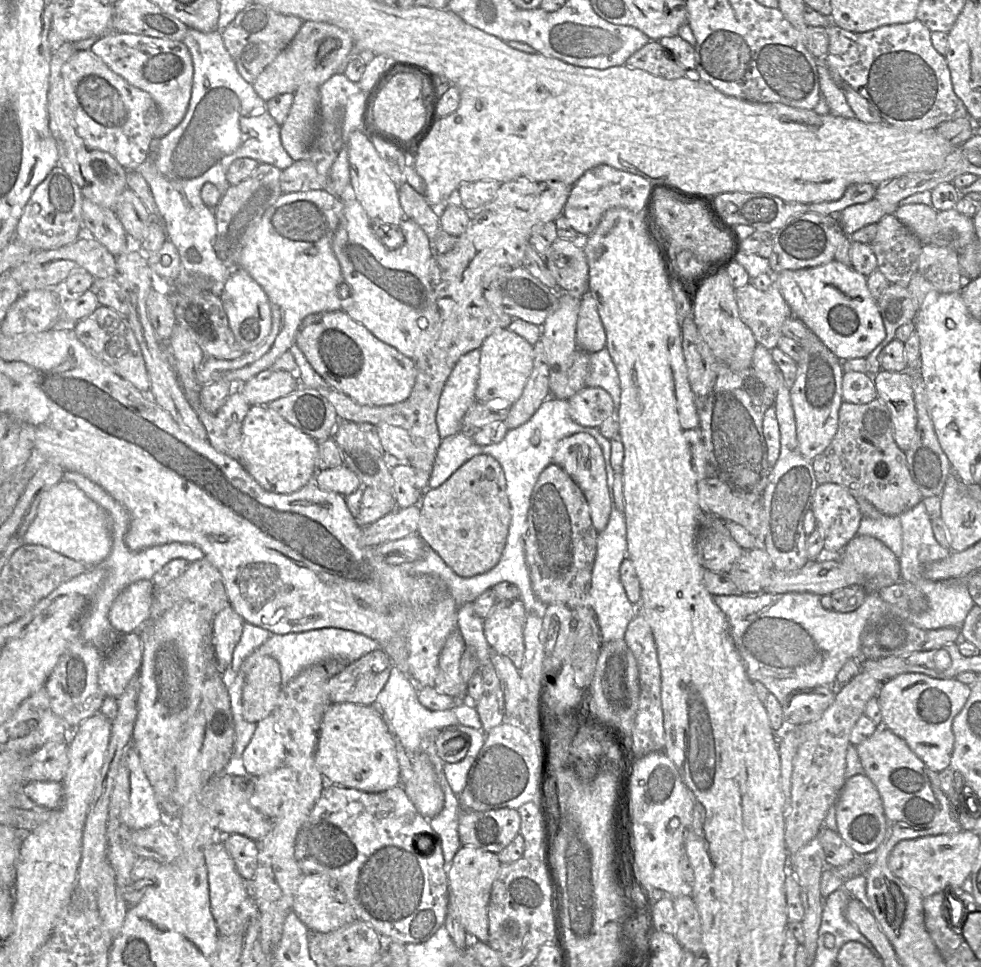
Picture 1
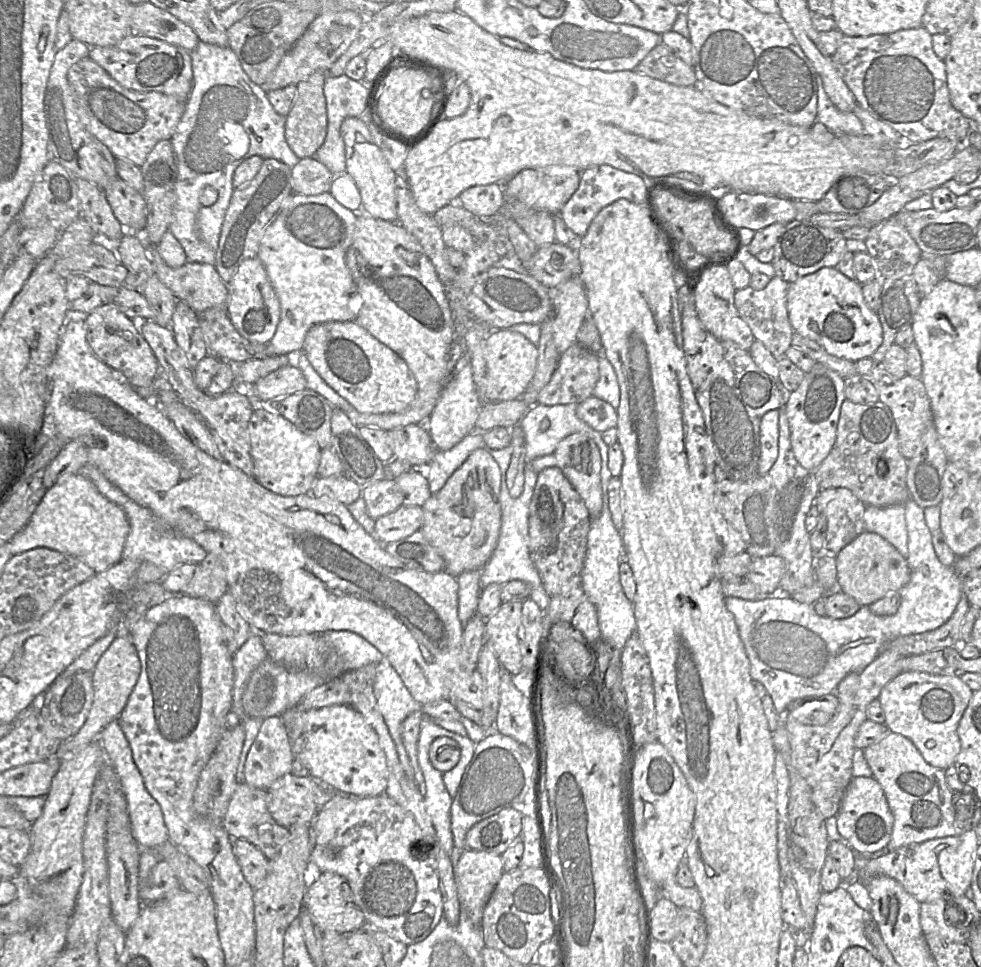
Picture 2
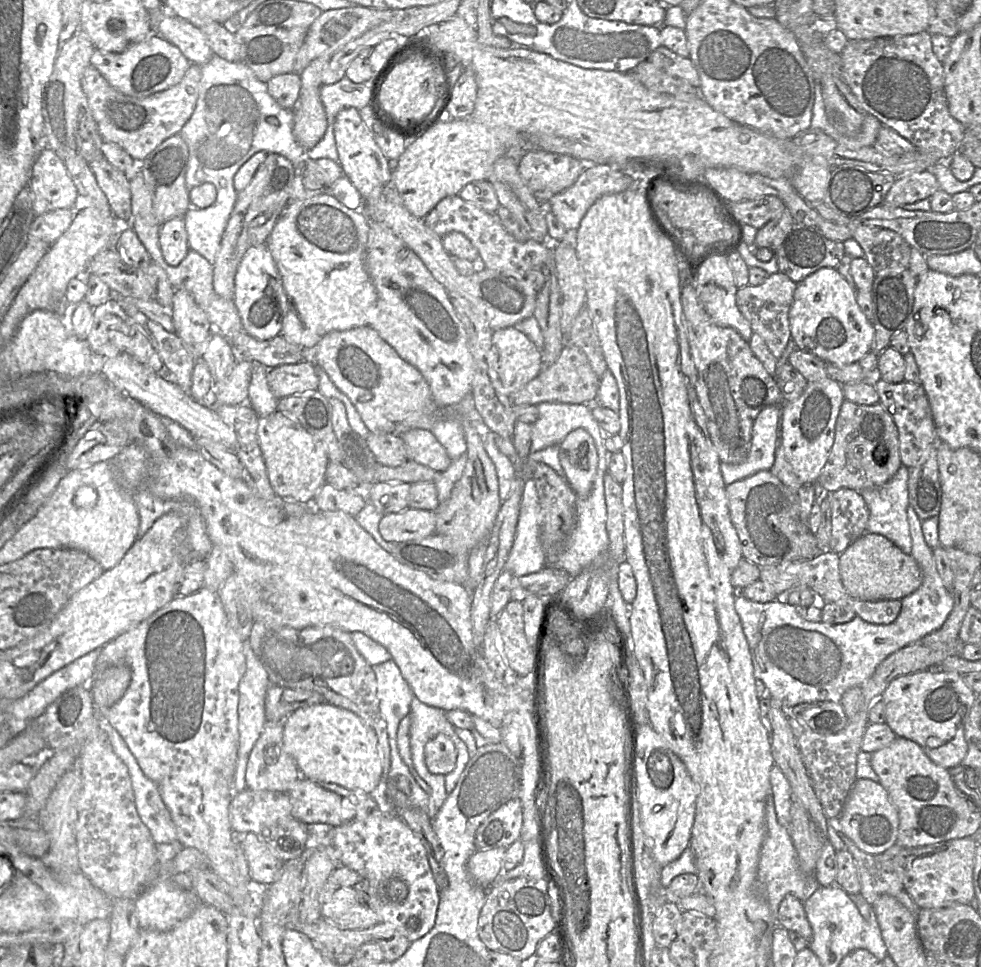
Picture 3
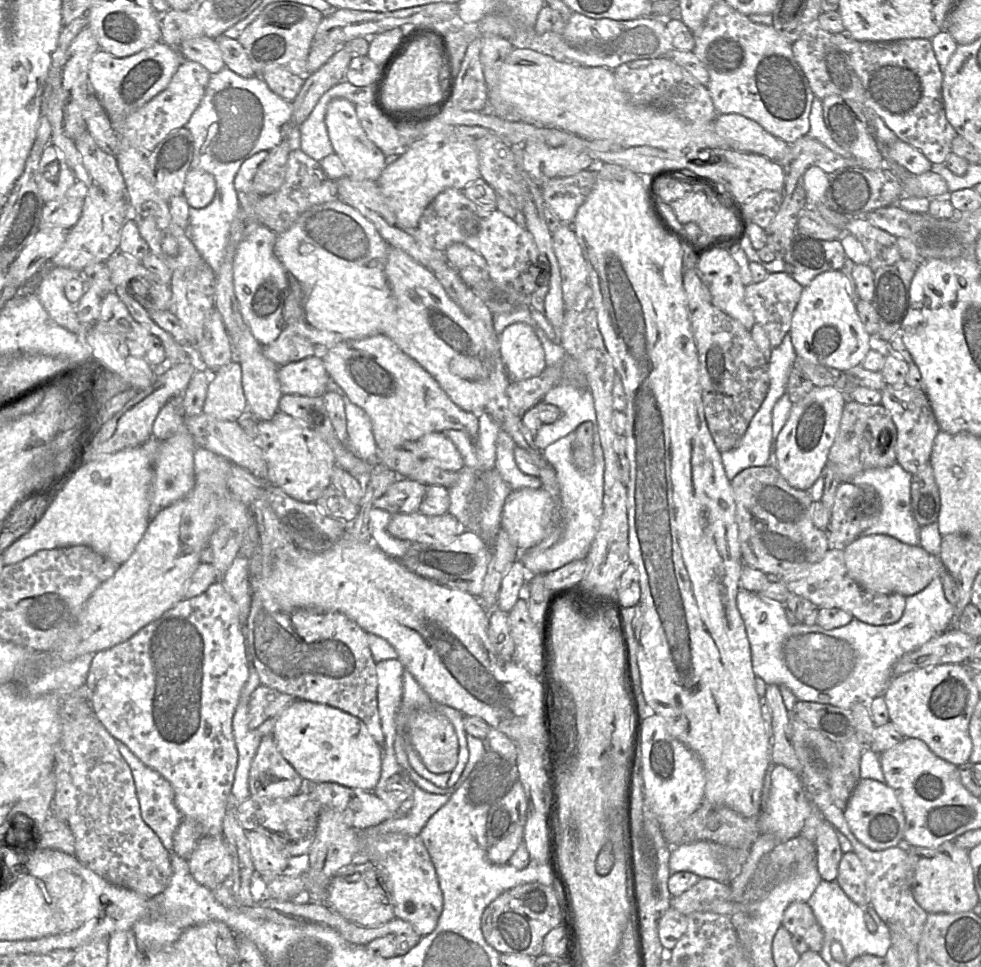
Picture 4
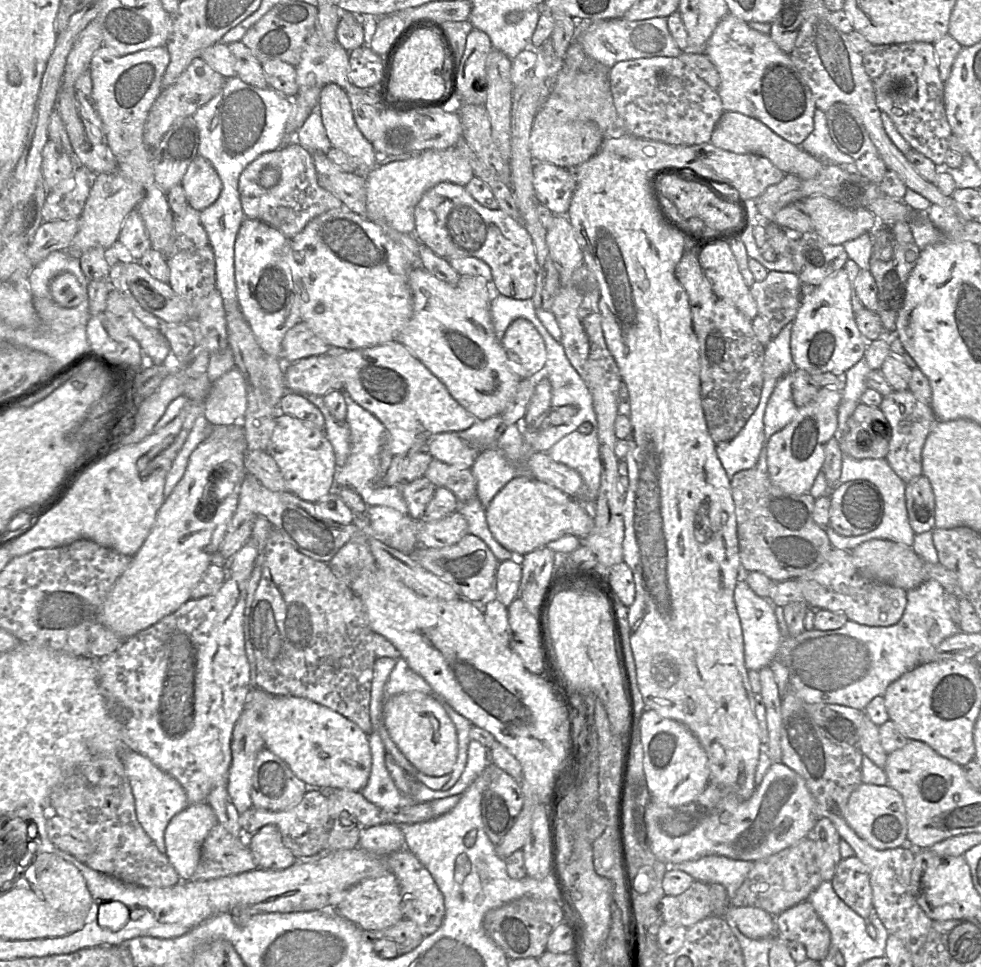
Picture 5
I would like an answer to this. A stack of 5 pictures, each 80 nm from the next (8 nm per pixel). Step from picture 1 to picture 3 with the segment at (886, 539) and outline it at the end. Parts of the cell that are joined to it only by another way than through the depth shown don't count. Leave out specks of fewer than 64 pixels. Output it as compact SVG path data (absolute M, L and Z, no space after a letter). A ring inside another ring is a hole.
M901 465L896 474L884 485L860 491L869 510L866 532L885 536L906 554L910 554L912 549L912 539L907 516L907 507L910 504L908 478L909 468Z

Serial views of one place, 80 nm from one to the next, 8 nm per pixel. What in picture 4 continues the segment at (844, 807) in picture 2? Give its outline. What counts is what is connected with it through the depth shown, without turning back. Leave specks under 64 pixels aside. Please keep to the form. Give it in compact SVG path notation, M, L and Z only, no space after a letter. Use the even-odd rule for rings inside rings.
M860 779L844 809L844 819L856 839L873 851L910 846L903 840L905 816L896 793L888 785L872 779Z

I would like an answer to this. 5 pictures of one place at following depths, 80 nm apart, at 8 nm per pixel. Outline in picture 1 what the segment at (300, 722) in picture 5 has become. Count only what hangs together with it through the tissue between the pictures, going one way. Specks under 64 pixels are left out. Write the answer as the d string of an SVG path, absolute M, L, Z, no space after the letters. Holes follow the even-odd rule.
M374 704L330 705L320 725L315 762L326 782L342 787L379 793L400 784L395 738Z

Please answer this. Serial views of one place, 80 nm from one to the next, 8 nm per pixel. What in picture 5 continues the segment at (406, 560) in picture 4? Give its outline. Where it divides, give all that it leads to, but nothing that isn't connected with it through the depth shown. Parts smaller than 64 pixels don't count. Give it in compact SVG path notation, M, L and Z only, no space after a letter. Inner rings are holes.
M468 533L458 543L443 548L418 545L410 555L420 566L450 584L460 597L480 601L493 588L499 561L479 537Z

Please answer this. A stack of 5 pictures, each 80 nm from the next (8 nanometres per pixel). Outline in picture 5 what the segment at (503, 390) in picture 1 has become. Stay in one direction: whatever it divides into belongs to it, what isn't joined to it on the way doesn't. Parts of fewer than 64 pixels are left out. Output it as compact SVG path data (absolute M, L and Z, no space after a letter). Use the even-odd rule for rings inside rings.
M515 319L500 340L514 371L522 379L537 374L545 366L545 343L530 321Z

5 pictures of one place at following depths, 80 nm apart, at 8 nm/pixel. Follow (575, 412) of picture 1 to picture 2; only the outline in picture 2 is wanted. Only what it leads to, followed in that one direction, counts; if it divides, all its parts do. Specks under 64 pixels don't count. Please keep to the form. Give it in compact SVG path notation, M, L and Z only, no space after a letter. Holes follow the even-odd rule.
M594 395L578 404L576 414L583 422L600 433L617 426L617 409Z

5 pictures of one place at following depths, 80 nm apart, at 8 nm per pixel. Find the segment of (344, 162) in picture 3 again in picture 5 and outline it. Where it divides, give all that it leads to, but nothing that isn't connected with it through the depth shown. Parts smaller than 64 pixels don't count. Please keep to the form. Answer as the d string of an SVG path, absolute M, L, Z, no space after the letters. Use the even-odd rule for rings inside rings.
M328 83L320 92L318 106L326 135L331 146L346 153L356 164L357 172L366 175L366 172L376 166L376 151L358 129L347 93L337 84Z

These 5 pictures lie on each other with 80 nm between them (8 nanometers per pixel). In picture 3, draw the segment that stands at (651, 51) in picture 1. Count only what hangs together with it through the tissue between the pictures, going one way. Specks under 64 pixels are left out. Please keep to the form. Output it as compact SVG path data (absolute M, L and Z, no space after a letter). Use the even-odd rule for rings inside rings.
M661 45L646 60L667 74L685 79L700 88L700 76L690 57L681 56Z

